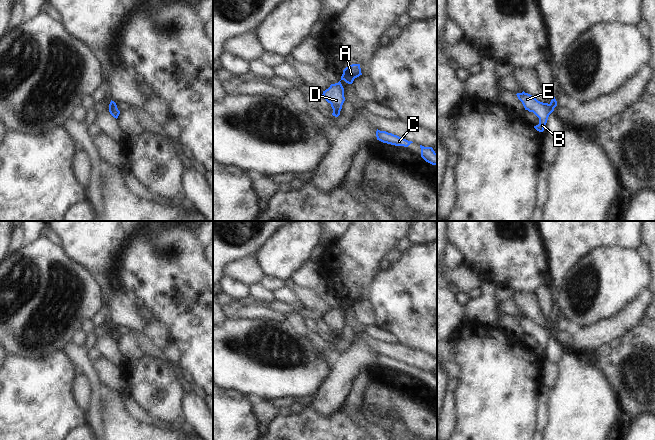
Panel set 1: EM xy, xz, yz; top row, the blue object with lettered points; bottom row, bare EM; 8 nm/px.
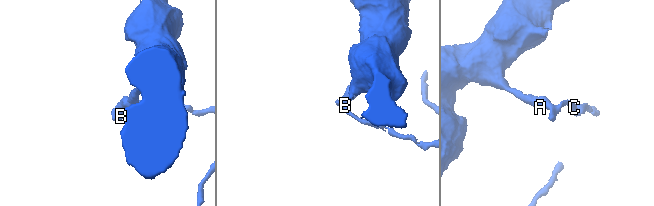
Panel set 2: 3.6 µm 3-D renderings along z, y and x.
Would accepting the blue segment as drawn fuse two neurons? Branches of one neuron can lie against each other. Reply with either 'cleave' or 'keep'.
cleave

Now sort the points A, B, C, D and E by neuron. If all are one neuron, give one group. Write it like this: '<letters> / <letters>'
A B D E / C

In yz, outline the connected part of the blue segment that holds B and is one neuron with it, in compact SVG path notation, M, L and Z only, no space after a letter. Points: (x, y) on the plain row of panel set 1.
M524 315L522 317L517 317L516 319L522 326L525 334L533 336L539 342L539 348L534 350L534 352L539 356L543 356L548 341L554 335L554 332L548 327L538 325L532 319L525 317Z

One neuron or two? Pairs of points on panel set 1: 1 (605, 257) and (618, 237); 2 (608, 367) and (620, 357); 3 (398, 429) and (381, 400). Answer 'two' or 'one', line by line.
1: two
2: one
3: two

